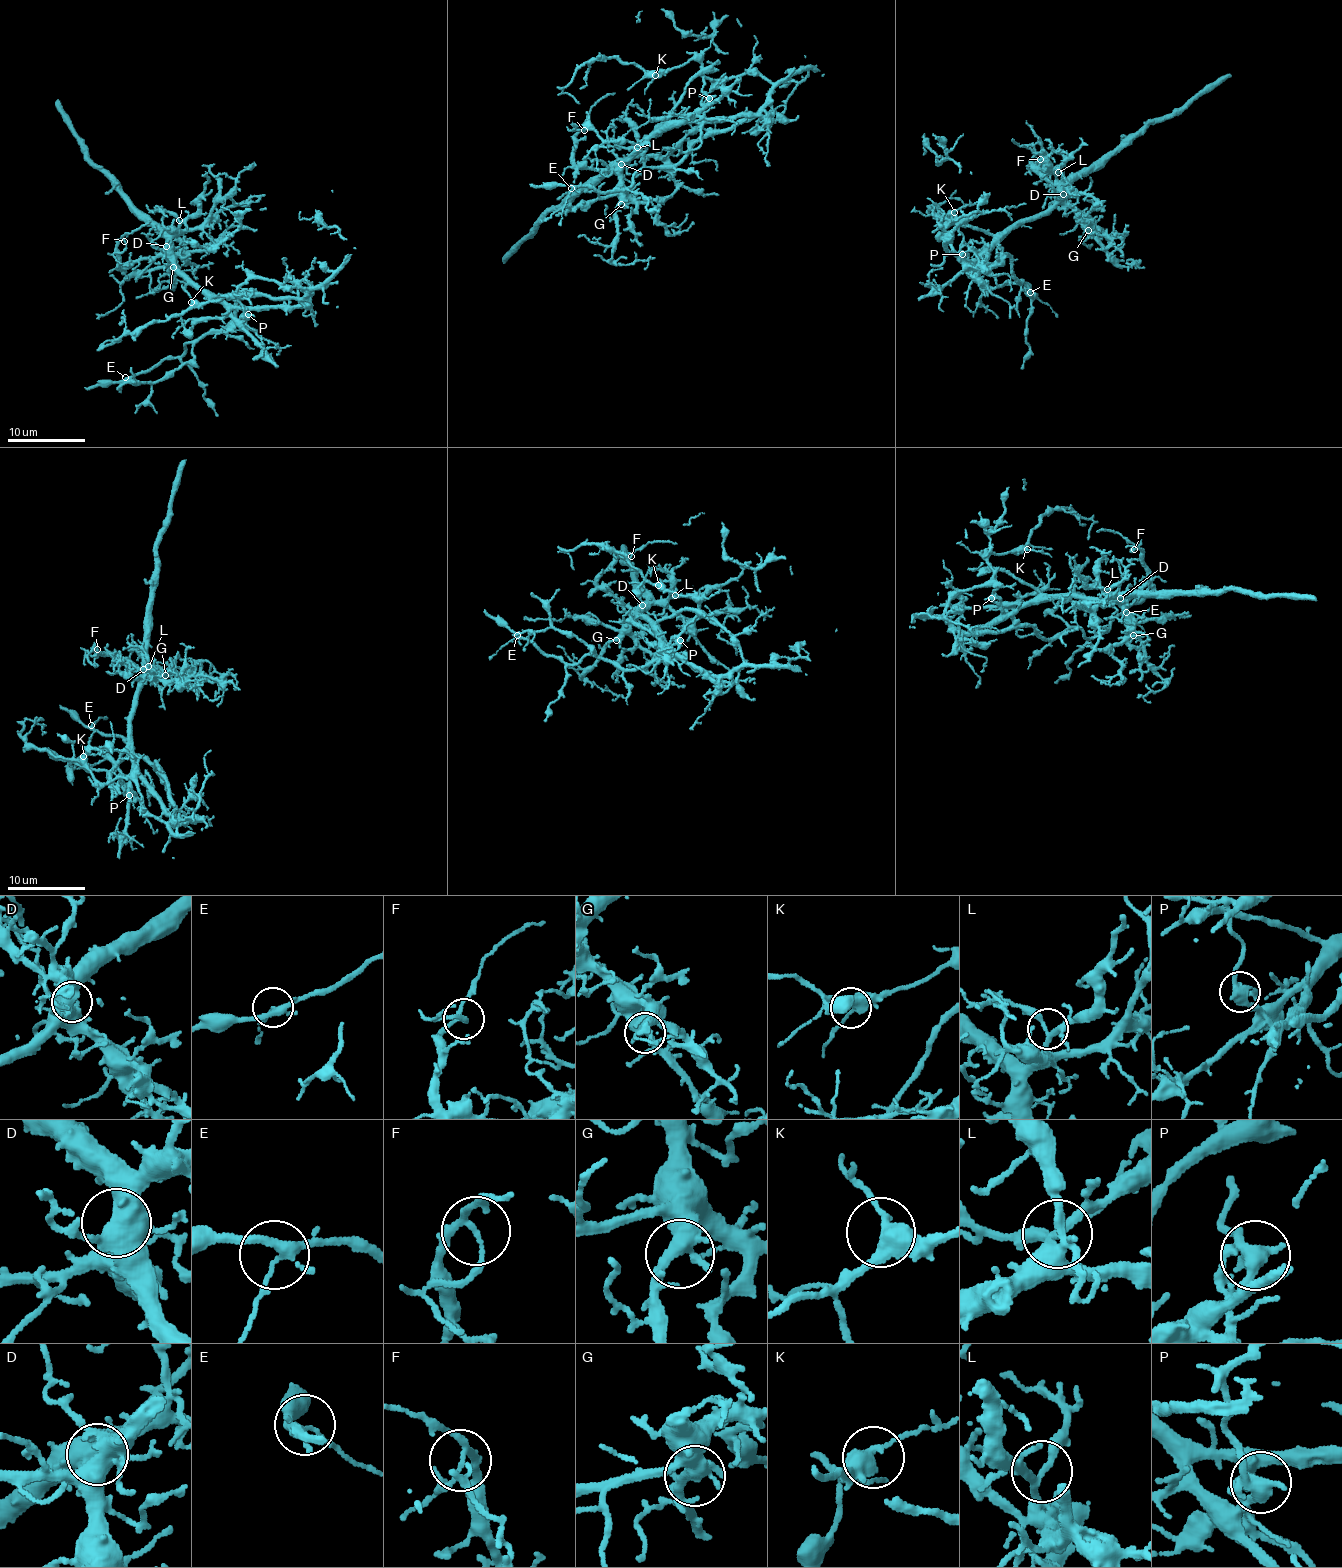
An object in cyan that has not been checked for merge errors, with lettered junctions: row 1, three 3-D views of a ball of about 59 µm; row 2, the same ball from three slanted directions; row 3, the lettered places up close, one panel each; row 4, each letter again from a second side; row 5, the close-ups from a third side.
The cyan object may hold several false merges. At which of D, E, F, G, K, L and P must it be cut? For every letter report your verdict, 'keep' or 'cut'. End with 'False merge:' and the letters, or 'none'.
D: keep
E: keep
F: keep
G: keep
K: keep
L: keep
P: cut
False merge: P

